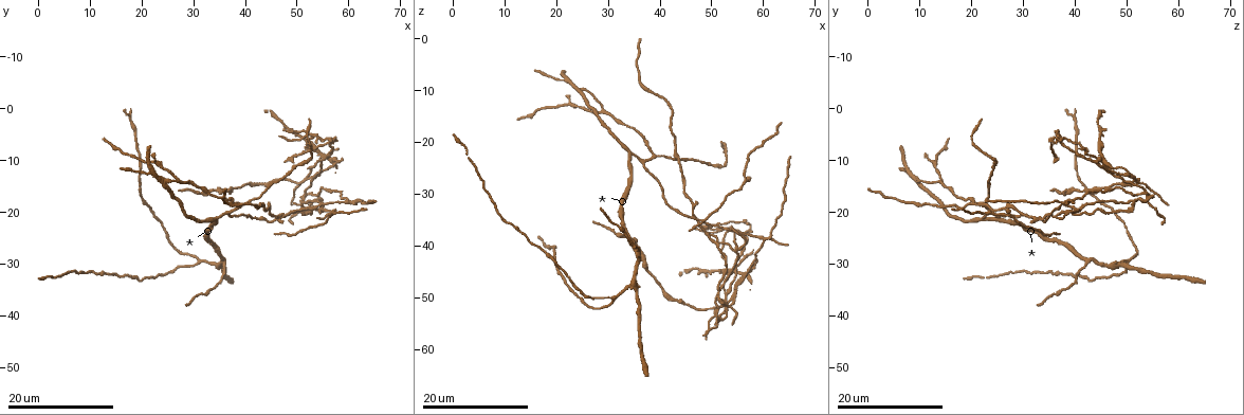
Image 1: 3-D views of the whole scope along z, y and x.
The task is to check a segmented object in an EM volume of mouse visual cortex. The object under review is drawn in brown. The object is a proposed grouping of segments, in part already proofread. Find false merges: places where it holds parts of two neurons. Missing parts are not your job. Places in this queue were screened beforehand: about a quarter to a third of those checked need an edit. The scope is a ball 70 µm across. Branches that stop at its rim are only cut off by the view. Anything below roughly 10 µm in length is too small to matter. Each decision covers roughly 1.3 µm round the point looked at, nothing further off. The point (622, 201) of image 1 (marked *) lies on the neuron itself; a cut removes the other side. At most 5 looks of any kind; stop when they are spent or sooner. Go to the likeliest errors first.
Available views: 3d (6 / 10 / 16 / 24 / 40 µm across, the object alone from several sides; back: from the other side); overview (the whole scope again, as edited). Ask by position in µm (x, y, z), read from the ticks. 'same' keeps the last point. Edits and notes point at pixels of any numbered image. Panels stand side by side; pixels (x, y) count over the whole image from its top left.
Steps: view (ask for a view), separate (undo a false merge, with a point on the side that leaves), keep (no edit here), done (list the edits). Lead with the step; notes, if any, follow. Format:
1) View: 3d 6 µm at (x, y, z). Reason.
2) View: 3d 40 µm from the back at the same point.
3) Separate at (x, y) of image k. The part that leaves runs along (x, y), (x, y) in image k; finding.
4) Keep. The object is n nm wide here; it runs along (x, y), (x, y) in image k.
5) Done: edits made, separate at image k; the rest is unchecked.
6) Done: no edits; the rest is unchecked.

View: 3d 24 µm at (60.0, 18.0, 38.5). Four-way junction.

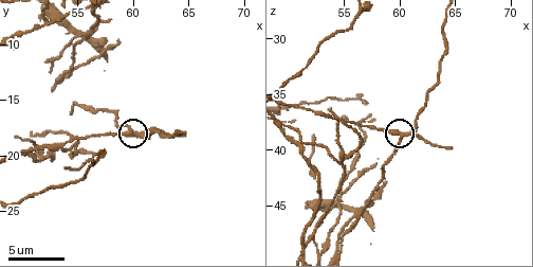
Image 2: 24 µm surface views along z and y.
View: 3d 10 µm at (60.4, 18.2, 38.8).

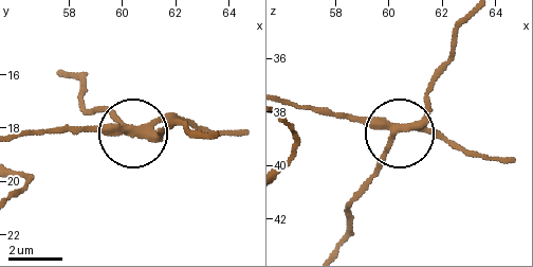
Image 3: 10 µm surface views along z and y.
Separate at (428, 96) of image 3. The object is 290 nm wide here; two neurons meet here.

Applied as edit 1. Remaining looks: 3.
View: 3d 16 µm at (37.0, 20.5, 24.5). Side arm on a straight run.

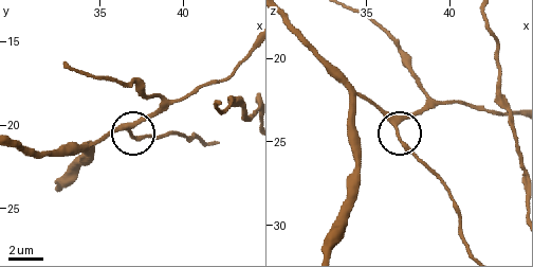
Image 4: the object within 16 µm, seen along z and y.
View: 3d 10 µm at (36.7, 20.3, 24.1).

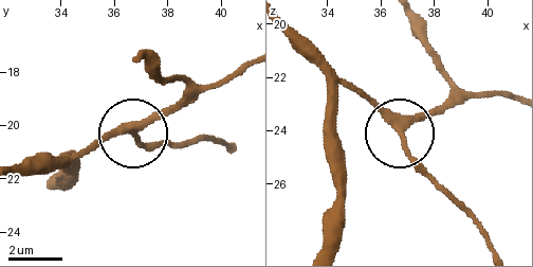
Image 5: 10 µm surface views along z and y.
Keep. The object is 250 nm wide here; it runs along (329, 245), (337, 94), (355, 90), (404, 134), (456, 90) in image 5; one neuron here.

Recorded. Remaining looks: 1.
Done: edits made, separate at image 3; the rest is unchecked.

